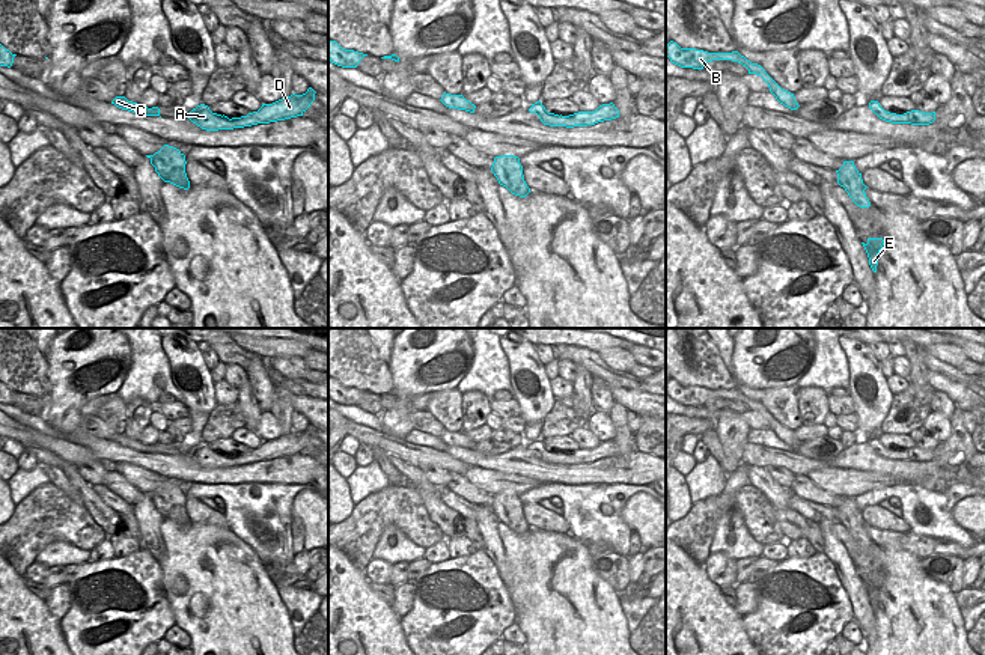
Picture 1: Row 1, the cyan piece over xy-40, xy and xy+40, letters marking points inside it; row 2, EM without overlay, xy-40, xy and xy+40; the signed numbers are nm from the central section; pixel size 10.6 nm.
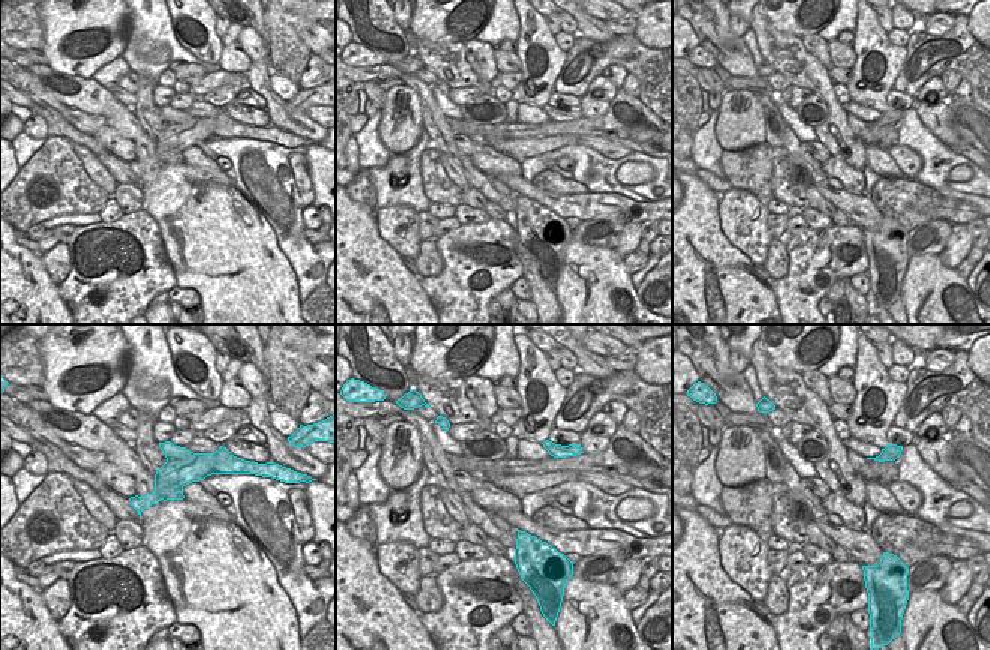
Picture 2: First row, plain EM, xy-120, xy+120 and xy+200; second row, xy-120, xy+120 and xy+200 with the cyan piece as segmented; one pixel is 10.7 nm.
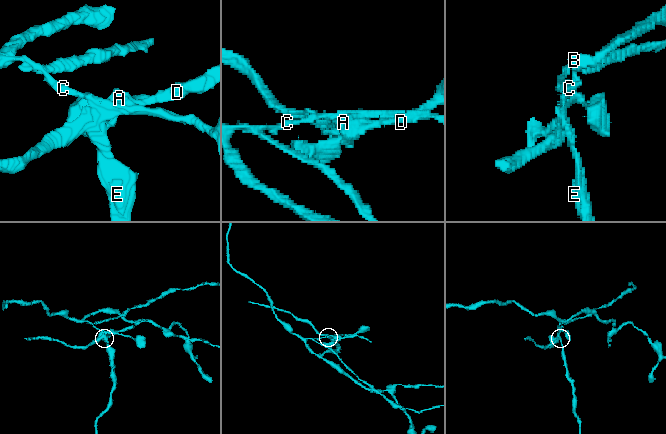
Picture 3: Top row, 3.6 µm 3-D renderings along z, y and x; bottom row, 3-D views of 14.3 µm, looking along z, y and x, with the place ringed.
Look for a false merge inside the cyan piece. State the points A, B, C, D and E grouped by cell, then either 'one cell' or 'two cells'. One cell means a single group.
A B C D / E | two cells

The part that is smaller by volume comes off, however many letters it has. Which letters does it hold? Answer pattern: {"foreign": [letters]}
{"foreign": ["E"]}

